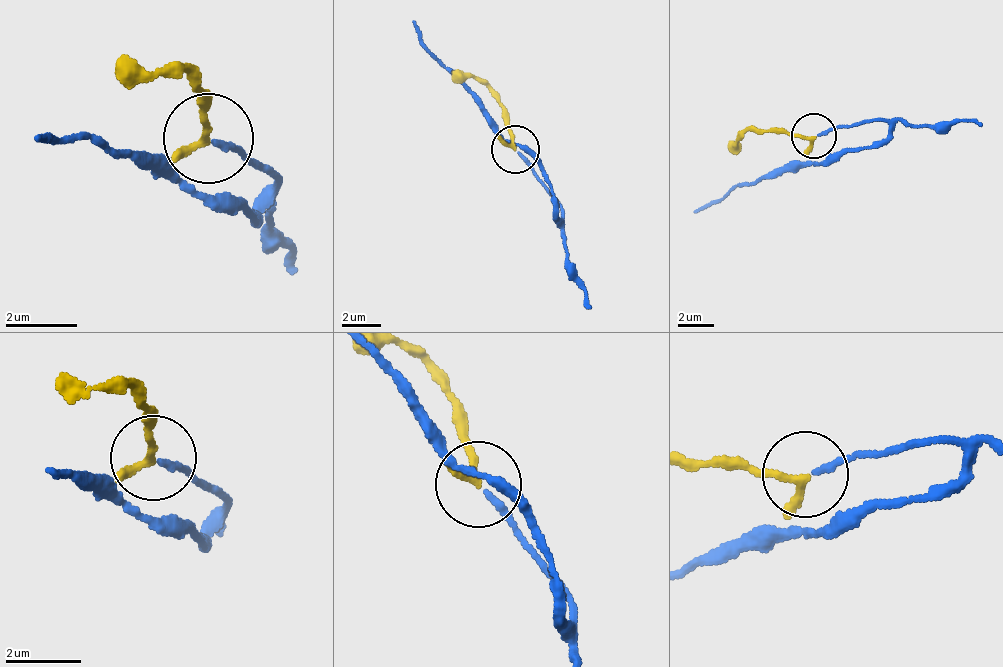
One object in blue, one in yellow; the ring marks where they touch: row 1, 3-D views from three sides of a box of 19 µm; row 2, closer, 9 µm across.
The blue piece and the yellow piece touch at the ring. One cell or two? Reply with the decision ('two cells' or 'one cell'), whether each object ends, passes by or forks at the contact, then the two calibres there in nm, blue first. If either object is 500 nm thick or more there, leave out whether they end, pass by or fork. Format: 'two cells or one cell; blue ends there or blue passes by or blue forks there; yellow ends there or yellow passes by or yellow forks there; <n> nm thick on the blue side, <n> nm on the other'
one cell; blue ends there; yellow passes by; 160 nm thick on the blue side, 190 nm on the other

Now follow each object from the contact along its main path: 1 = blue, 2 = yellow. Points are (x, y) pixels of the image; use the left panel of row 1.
1: (209, 139), (279, 184), (266, 202), (251, 207), (75, 131), (32, 138)
2: (210, 135), (208, 93), (171, 65), (121, 55)

